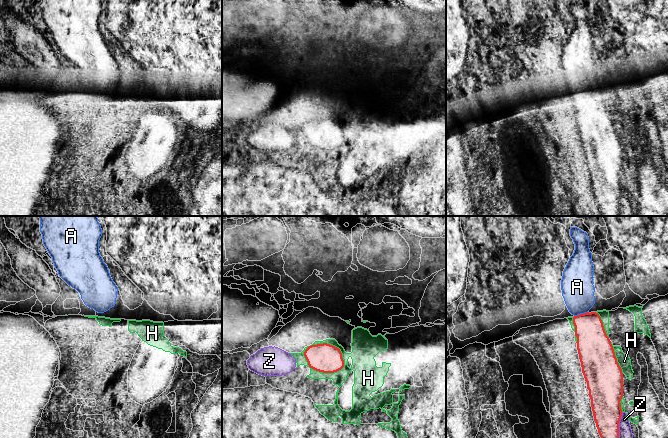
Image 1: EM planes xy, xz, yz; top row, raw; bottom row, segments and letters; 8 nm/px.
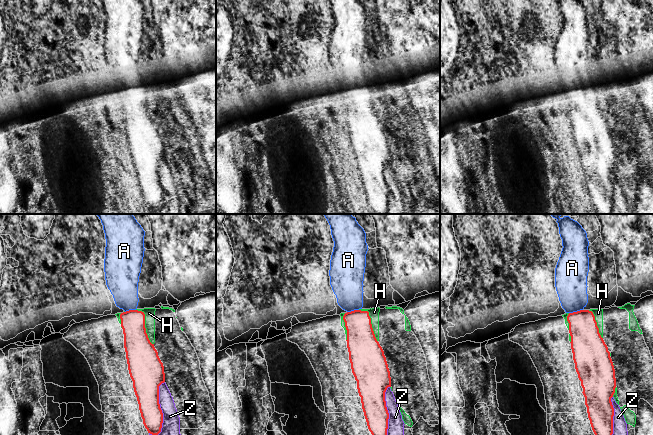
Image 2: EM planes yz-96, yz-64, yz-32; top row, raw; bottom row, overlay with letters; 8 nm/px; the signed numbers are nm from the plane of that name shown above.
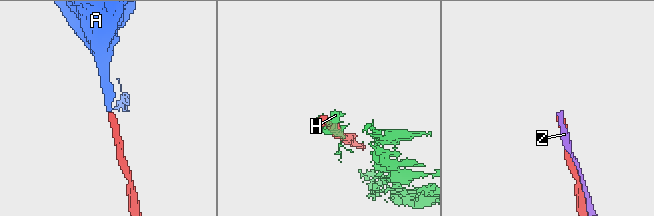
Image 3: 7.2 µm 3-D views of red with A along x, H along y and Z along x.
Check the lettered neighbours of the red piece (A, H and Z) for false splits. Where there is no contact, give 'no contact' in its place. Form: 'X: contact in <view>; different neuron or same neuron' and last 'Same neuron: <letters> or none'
A: contact in yz; same neuron
H: contact in xz; different neuron
Z: contact in yz; different neuron
Same neuron: A

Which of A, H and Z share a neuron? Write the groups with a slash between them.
A / H / Z

